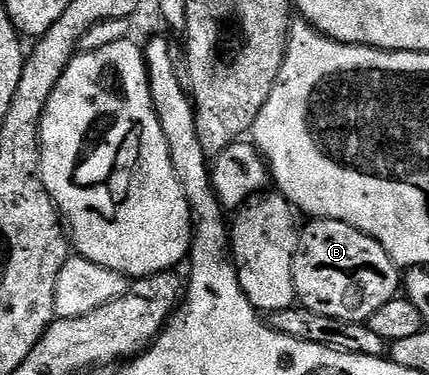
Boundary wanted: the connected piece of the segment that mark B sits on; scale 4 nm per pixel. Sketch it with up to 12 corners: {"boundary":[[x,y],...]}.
{"boundary":[[314,218],[294,249],[297,303],[369,322],[400,269],[368,234]]}

